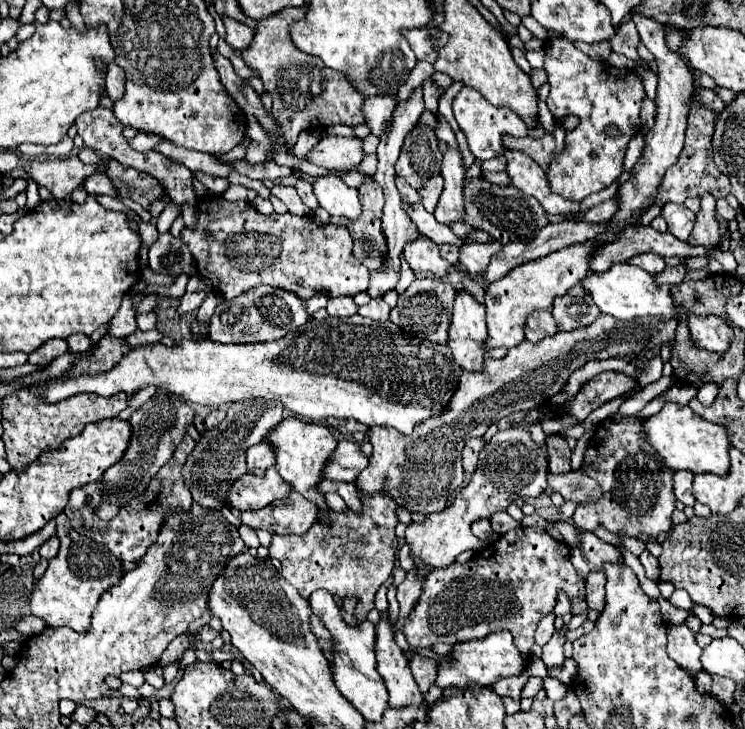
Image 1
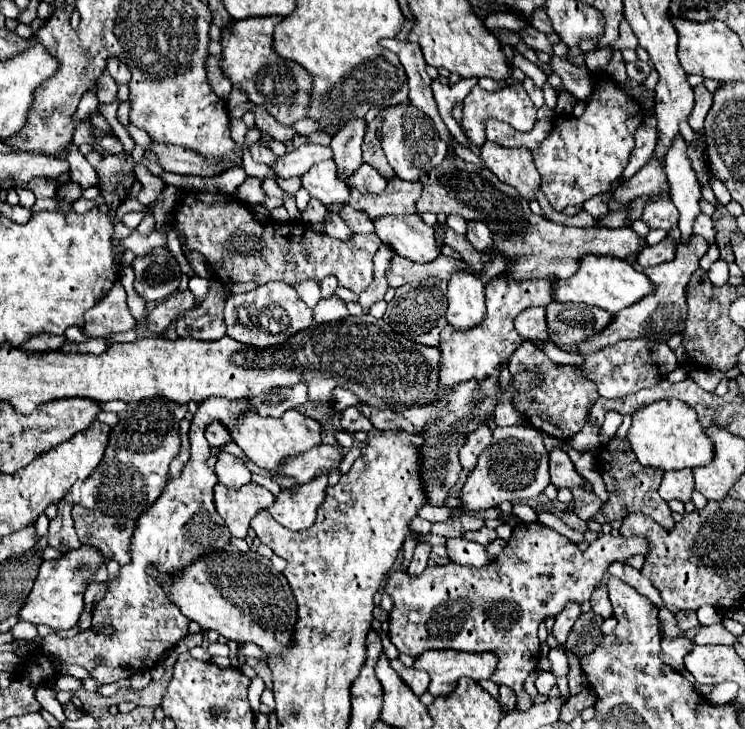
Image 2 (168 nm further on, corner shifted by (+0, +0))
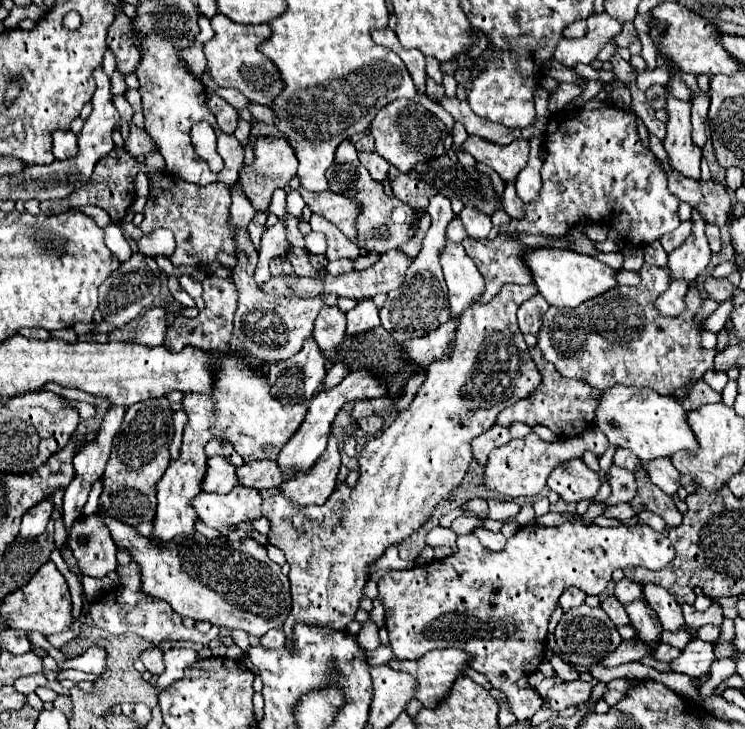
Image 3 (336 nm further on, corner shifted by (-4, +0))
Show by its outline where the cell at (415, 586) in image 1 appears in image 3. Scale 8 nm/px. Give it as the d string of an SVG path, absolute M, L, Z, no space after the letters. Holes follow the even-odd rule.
M437 526L427 534L427 544L429 546L451 546L457 537L451 528Z

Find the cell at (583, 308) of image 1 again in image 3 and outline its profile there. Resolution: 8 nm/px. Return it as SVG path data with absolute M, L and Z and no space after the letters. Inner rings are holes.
M643 264L641 282L637 286L617 286L615 290L607 290L599 298L591 298L591 302L583 302L575 310L549 306L543 314L543 322L537 334L537 346L543 352L547 362L555 364L557 372L565 378L575 378L591 384L597 390L609 388L613 384L625 386L647 386L663 396L671 396L675 390L687 386L687 382L697 382L703 378L707 370L713 370L713 358L717 350L707 350L701 346L701 330L695 322L695 314L701 308L701 294L697 288L691 288L685 296L687 314L683 318L663 318L659 310L655 310L655 298L663 294L669 286L669 268L657 268L651 264Z

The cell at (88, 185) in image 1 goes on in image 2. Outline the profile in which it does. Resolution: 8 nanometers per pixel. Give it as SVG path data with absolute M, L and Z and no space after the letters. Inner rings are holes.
M71 144L69 148L71 148L71 152L69 152L69 156L65 160L71 166L71 170L69 170L71 182L79 184L83 190L89 188L89 186L97 186L99 184L99 178L95 174L95 168L85 160L85 156L77 150L75 144Z

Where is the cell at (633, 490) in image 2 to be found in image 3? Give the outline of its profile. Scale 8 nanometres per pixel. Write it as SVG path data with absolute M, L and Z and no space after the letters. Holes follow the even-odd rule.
M637 472L635 478L637 478L637 486L639 486L639 494L631 502L635 512L649 510L649 512L661 516L669 528L677 526L681 522L681 512L677 510L673 498L669 494L663 494L663 490L659 490L651 480L647 480L645 472Z

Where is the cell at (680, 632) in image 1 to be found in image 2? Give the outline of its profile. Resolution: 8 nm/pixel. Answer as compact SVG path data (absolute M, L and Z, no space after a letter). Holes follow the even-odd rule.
M677 636L677 638L663 638L661 642L661 660L669 664L673 670L683 670L683 658L691 652L693 640L687 636Z

